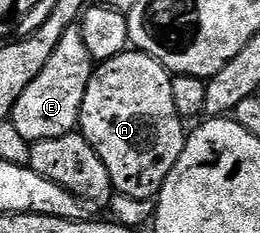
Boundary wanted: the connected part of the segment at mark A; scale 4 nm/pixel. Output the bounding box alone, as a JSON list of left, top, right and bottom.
[80,49,188,200]

